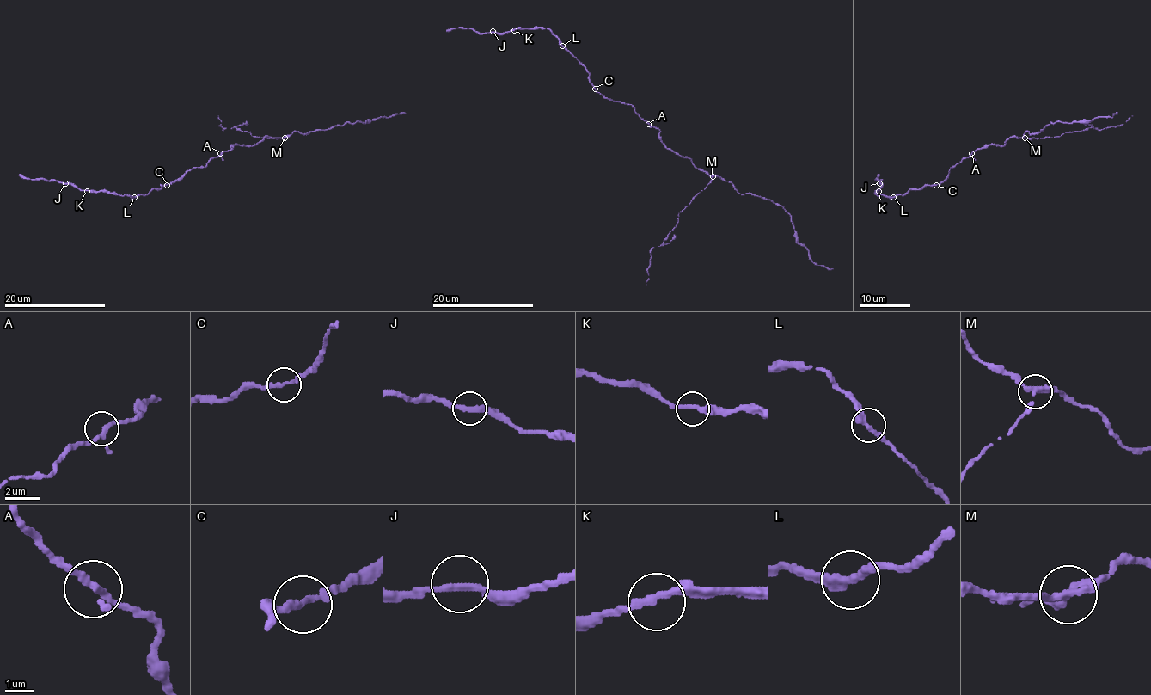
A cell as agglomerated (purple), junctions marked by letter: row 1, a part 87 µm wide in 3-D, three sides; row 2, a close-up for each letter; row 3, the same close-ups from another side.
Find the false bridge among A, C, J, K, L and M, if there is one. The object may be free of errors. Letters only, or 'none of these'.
M

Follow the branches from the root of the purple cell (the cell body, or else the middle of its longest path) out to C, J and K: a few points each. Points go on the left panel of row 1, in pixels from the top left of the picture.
C: (222, 153), (213, 156), (204, 167), (194, 167), (168, 184)
J: (222, 153), (204, 167), (189, 169), (158, 189), (133, 197), (82, 191), (65, 183)
K: (222, 153), (204, 167), (194, 167), (146, 194), (130, 197), (87, 191)

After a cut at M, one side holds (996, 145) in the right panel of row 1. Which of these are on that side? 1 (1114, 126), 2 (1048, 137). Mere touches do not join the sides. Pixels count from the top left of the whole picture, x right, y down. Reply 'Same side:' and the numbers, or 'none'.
Same side: none

